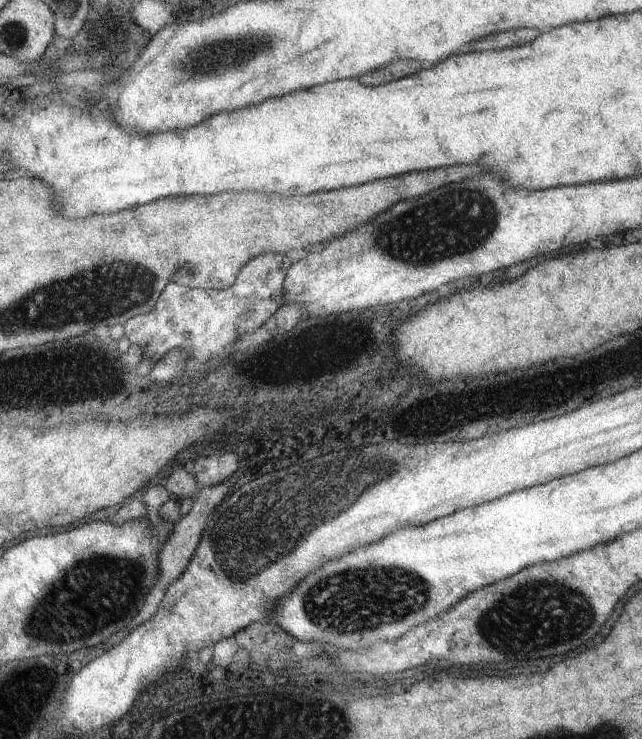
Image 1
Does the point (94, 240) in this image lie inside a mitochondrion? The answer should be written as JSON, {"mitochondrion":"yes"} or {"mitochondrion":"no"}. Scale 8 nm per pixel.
{"mitochondrion":"no"}

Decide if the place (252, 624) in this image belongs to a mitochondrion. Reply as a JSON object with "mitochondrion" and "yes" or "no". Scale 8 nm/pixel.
{"mitochondrion":"no"}

